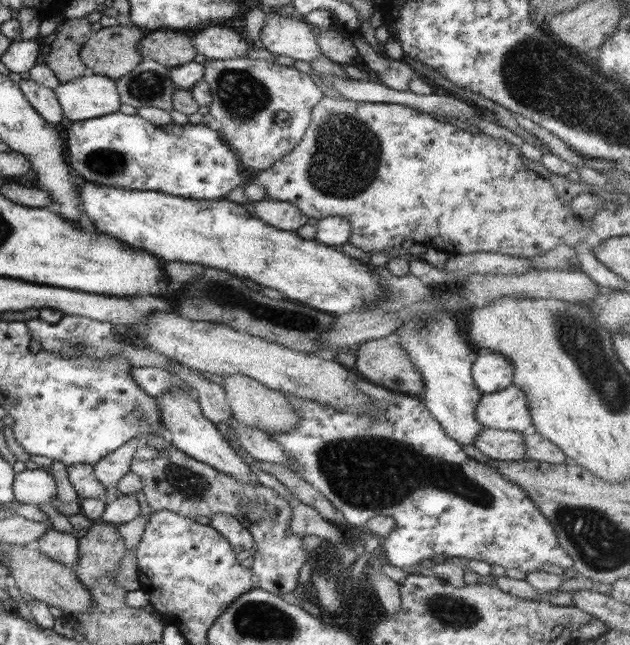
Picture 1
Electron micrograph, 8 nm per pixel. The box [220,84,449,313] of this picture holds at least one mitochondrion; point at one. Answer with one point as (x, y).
(346, 156)

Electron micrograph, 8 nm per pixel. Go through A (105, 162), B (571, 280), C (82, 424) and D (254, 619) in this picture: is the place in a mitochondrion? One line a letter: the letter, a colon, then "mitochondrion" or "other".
A: mitochondrion
B: other
C: other
D: mitochondrion

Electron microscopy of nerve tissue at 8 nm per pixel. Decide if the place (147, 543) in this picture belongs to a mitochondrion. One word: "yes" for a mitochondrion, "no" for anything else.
no

